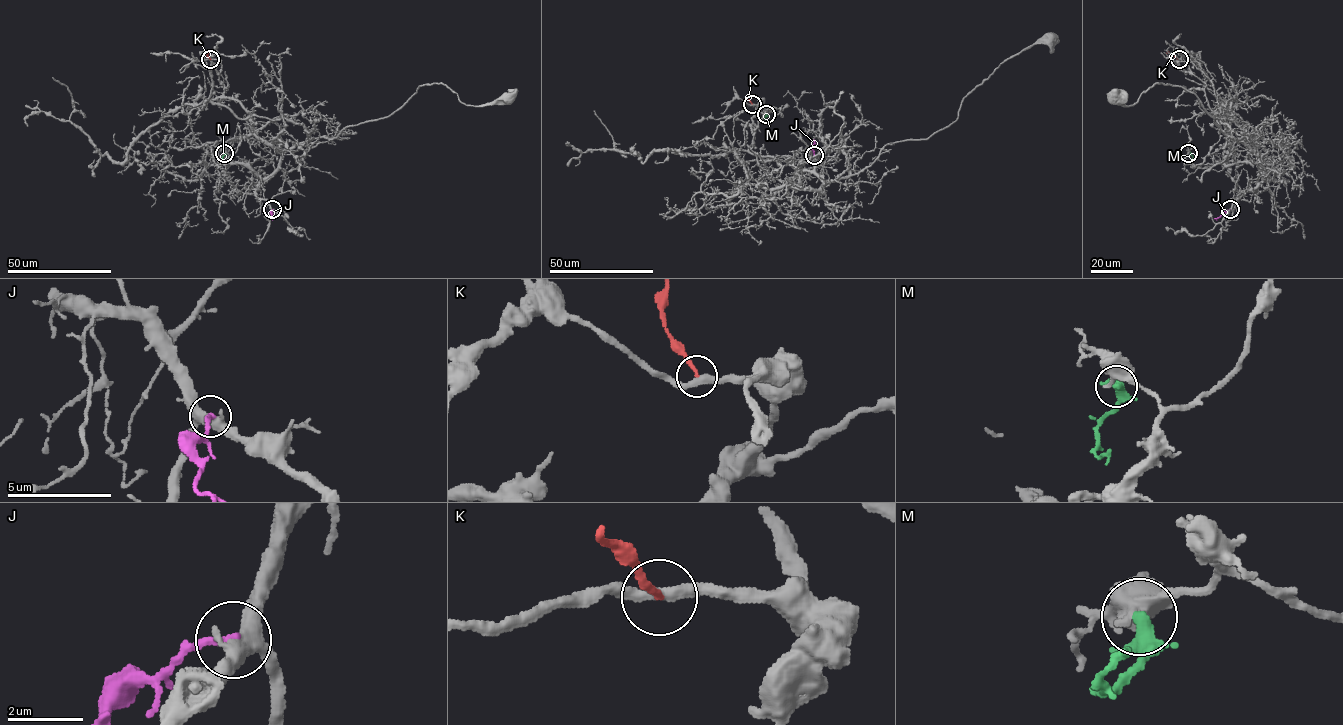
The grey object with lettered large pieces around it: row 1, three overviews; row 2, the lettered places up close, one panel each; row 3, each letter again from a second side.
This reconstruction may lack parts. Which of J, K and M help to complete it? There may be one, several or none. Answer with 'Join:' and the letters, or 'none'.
Join: none

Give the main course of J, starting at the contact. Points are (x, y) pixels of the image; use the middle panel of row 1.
J: (814, 156), (814, 139)

